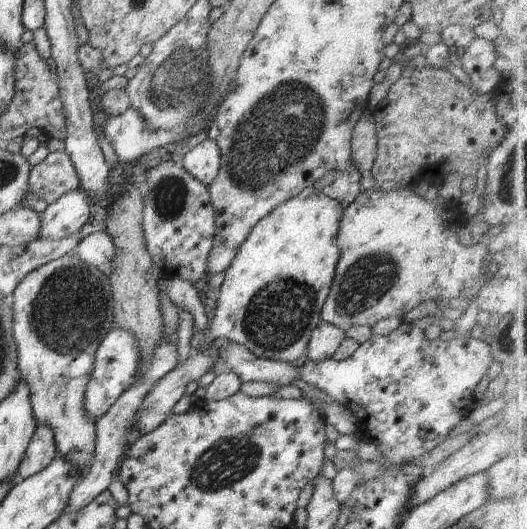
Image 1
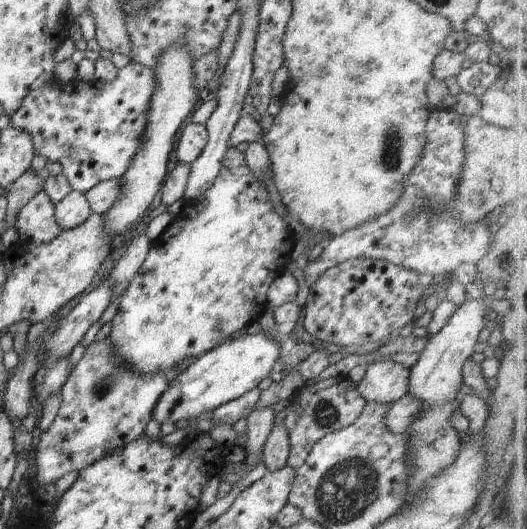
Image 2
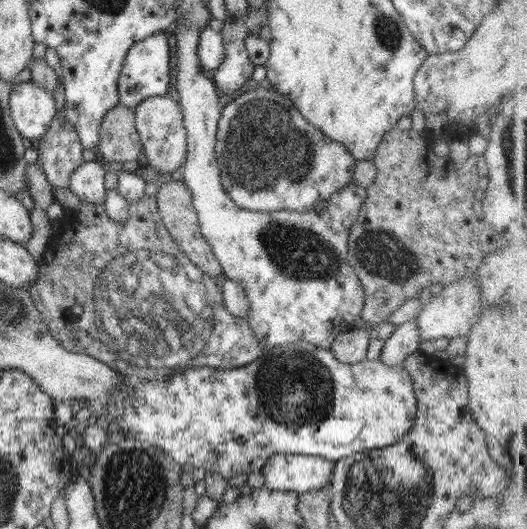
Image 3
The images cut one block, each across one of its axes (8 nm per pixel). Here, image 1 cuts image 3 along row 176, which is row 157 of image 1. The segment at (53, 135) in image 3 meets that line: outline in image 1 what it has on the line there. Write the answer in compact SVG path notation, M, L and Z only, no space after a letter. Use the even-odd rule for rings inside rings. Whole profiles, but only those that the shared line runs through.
M64 150L51 152L40 164L31 167L28 184L30 190L49 205L56 202L63 194L78 189L80 181L70 155Z

